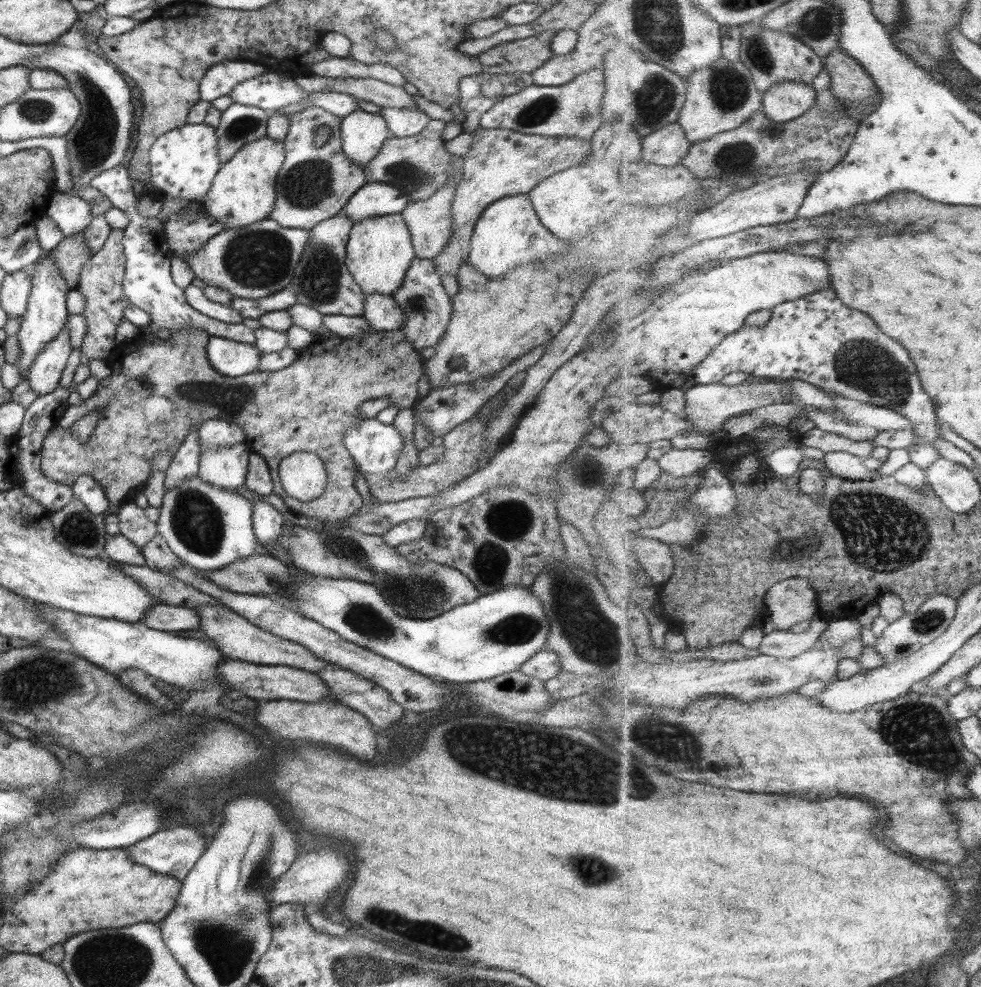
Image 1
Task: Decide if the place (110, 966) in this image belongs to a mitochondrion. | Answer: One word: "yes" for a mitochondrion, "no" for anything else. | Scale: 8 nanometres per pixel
yes

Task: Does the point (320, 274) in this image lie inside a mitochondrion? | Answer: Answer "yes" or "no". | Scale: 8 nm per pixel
yes

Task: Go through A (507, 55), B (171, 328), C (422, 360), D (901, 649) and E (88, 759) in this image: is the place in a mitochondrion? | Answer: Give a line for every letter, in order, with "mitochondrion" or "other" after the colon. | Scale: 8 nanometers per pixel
A: mitochondrion
B: other
C: other
D: mitochondrion
E: other

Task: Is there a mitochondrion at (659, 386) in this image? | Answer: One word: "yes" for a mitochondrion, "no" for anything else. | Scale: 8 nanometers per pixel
no

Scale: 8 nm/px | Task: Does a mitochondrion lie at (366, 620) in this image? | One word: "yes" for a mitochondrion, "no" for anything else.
yes

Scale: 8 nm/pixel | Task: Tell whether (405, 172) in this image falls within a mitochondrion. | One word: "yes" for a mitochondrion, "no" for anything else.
yes

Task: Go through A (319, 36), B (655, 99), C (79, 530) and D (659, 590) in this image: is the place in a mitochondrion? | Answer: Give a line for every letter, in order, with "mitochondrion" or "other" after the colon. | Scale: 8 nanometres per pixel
A: other
B: mitochondrion
C: mitochondrion
D: other

